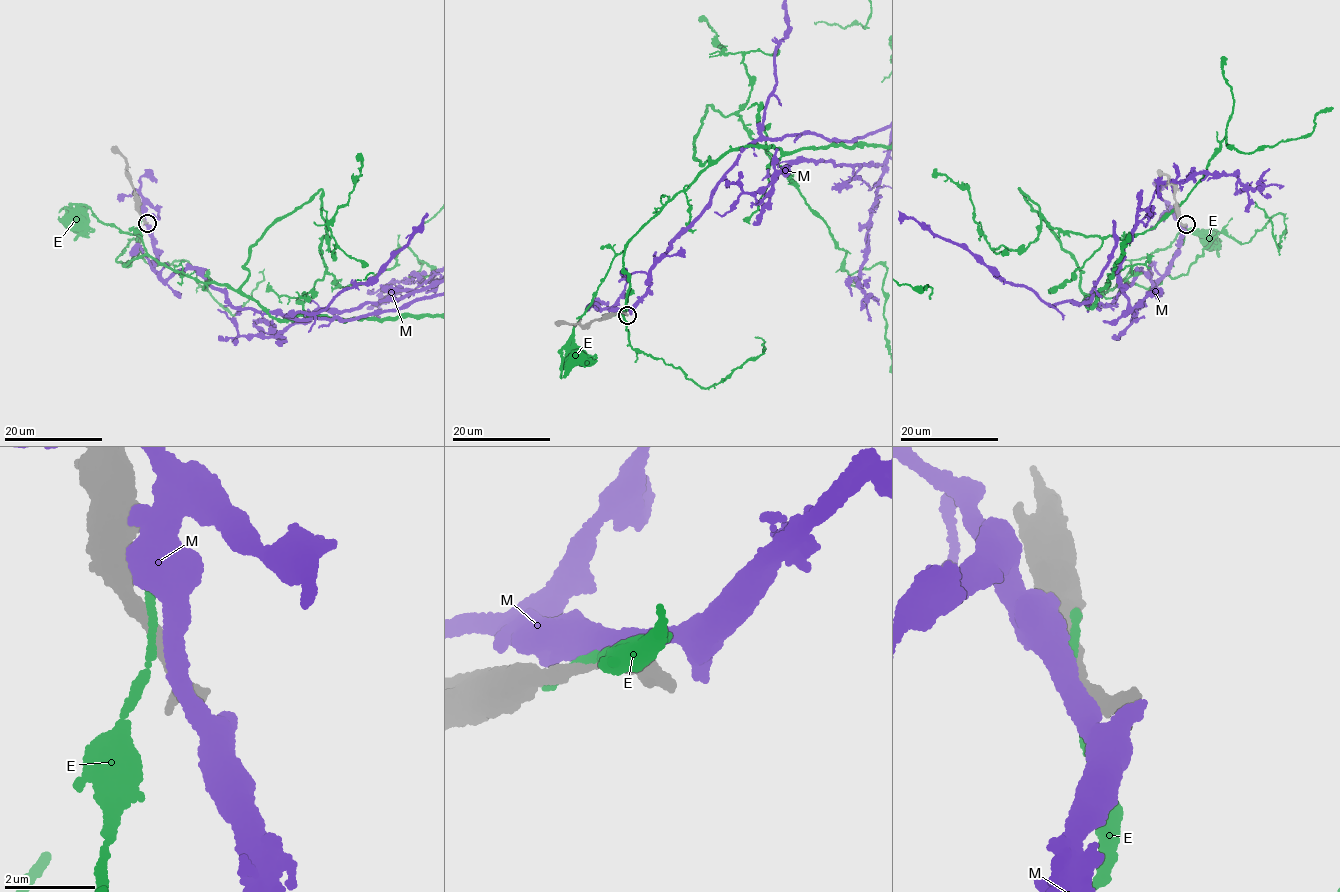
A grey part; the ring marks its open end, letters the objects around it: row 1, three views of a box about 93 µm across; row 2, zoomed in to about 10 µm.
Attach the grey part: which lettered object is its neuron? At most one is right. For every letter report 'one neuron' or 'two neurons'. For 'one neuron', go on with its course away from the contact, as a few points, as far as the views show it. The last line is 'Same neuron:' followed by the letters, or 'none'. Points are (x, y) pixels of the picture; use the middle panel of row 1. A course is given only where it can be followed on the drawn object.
E: two neurons
M: two neurons
Same neuron: none

